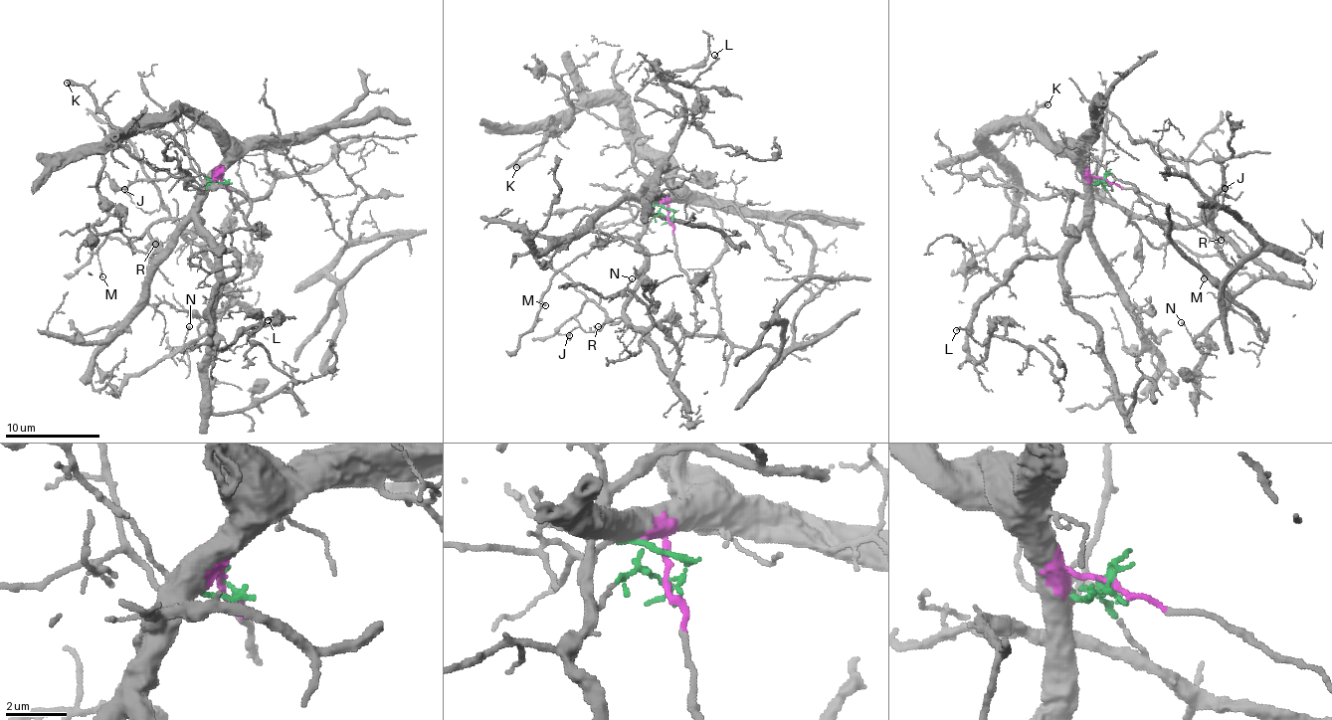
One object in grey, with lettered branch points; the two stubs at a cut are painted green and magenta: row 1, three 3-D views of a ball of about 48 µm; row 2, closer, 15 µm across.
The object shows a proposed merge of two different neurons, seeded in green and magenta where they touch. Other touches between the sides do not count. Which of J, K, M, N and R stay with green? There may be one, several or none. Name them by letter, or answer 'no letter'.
J, M, N, R

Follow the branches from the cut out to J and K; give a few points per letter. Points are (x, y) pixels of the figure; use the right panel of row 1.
J: (1104, 178), (1102, 184), (1131, 212), (1190, 226), (1214, 216), (1212, 203), (1224, 208), (1217, 197), (1225, 188)
K: (1104, 178), (1095, 179), (1030, 127), (1009, 126), (985, 137), (986, 140), (998, 149), (1041, 105), (1048, 104)

